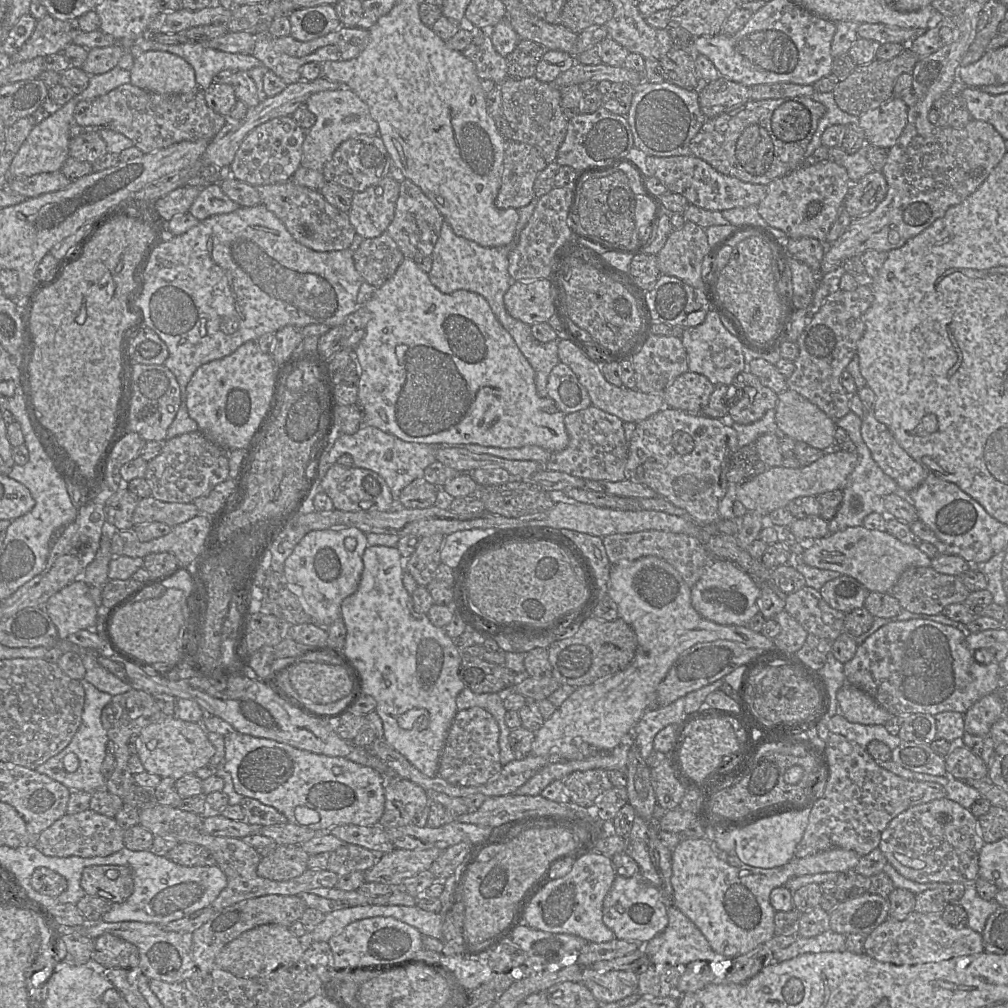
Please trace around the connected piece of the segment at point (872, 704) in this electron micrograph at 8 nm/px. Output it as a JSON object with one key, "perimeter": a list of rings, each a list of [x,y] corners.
{"perimeter":[[[845,683],[836,693],[838,712],[849,722],[884,725],[892,716],[863,690]]]}

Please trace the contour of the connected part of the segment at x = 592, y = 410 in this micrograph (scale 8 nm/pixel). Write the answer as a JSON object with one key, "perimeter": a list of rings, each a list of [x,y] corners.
{"perimeter":[[[591,405],[566,414],[564,422],[569,443],[563,450],[552,453],[543,464],[545,469],[565,472],[584,480],[618,482],[626,479],[628,442],[623,428],[624,421]]]}

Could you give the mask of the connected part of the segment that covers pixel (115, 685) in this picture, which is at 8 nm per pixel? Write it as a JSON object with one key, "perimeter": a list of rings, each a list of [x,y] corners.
{"perimeter":[[[81,647],[80,656],[86,669],[84,679],[98,690],[115,696],[132,689],[129,684],[123,682],[99,664],[96,651]]]}

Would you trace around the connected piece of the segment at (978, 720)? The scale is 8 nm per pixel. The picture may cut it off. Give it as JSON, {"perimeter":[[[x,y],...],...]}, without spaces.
{"perimeter":[[[990,693],[975,702],[964,713],[965,732],[974,735],[989,735],[991,726],[1004,717],[1004,709],[995,693]]]}

